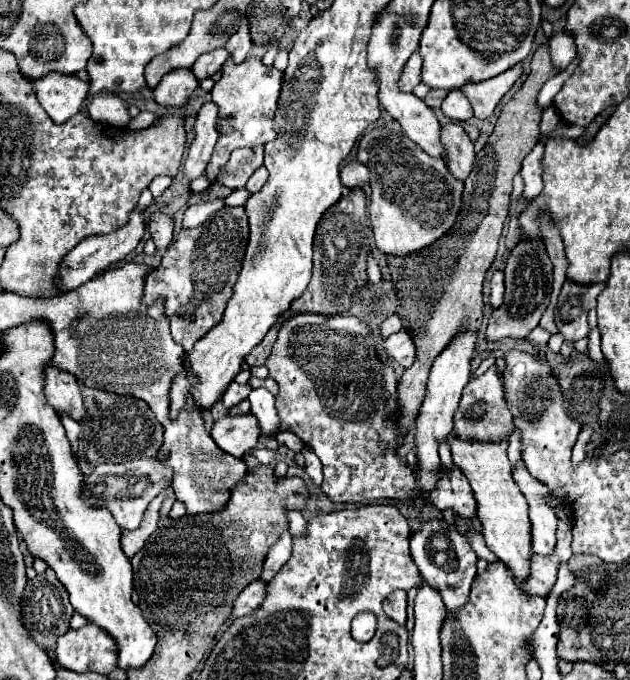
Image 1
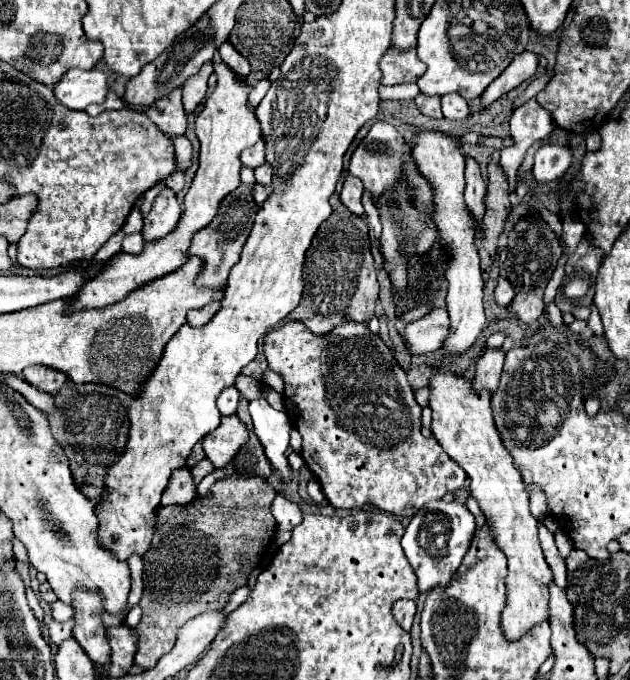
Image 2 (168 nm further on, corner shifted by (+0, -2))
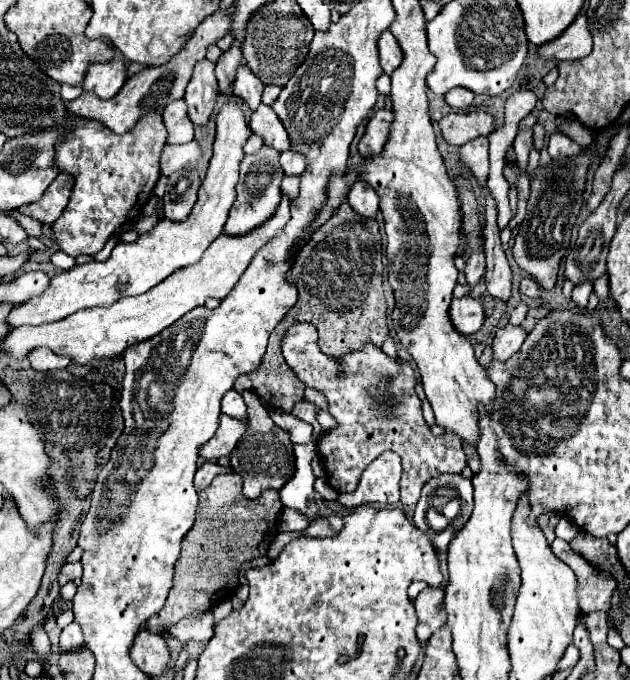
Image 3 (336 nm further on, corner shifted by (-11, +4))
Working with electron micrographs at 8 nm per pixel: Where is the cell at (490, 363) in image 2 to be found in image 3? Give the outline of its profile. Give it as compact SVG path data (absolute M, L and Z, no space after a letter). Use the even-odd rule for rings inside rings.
M506 324L504 328L500 328L494 336L494 358L508 360L508 356L514 356L520 350L526 336L528 332L522 330L522 326Z

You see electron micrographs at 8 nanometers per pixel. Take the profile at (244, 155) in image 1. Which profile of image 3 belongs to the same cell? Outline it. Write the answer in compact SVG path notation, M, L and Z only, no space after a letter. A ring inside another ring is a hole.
M260 104L260 108L252 114L250 128L254 134L264 138L264 144L272 146L274 150L290 150L288 132L272 108Z

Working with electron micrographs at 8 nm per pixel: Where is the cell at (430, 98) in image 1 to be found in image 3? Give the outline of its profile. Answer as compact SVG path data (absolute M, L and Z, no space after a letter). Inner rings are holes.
M450 112L438 122L438 126L442 138L454 146L462 146L478 136L488 136L496 128L494 118L486 112L482 112L482 116L478 112Z

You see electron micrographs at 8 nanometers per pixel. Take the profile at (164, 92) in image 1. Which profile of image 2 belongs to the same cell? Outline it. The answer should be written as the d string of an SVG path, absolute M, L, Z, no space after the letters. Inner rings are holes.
M181 88L169 92L165 98L159 98L143 114L153 124L157 124L159 130L165 132L169 138L185 134L187 114L185 114L185 108L183 108L183 102L181 102Z

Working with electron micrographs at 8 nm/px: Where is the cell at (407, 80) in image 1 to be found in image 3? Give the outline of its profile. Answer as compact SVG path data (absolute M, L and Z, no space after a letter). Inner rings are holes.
M384 30L378 38L378 52L380 52L380 64L382 64L382 70L386 74L392 74L394 68L400 66L402 62L402 50L396 42L396 38L392 36L392 32Z

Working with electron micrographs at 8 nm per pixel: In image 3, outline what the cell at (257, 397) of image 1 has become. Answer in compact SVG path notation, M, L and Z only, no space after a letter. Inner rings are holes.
M314 442L302 444L302 446L296 444L294 454L296 454L296 474L280 490L280 500L282 500L284 508L292 508L292 510L304 514L312 522L318 518L318 506L314 500L316 476L314 476L312 466L310 466L312 458L318 454L316 444Z

